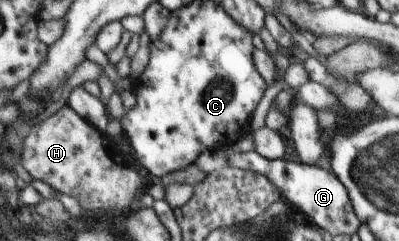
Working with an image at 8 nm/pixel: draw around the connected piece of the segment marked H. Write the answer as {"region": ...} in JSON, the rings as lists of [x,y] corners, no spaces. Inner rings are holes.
{"region":[[[66,105],[45,122],[35,124],[31,135],[25,140],[23,165],[33,178],[48,183],[54,190],[77,198],[84,211],[96,209],[122,209],[123,212],[135,208],[138,200],[146,193],[144,175],[130,166],[126,160],[112,157],[107,145],[108,137],[99,128],[81,117],[71,106]]]}

